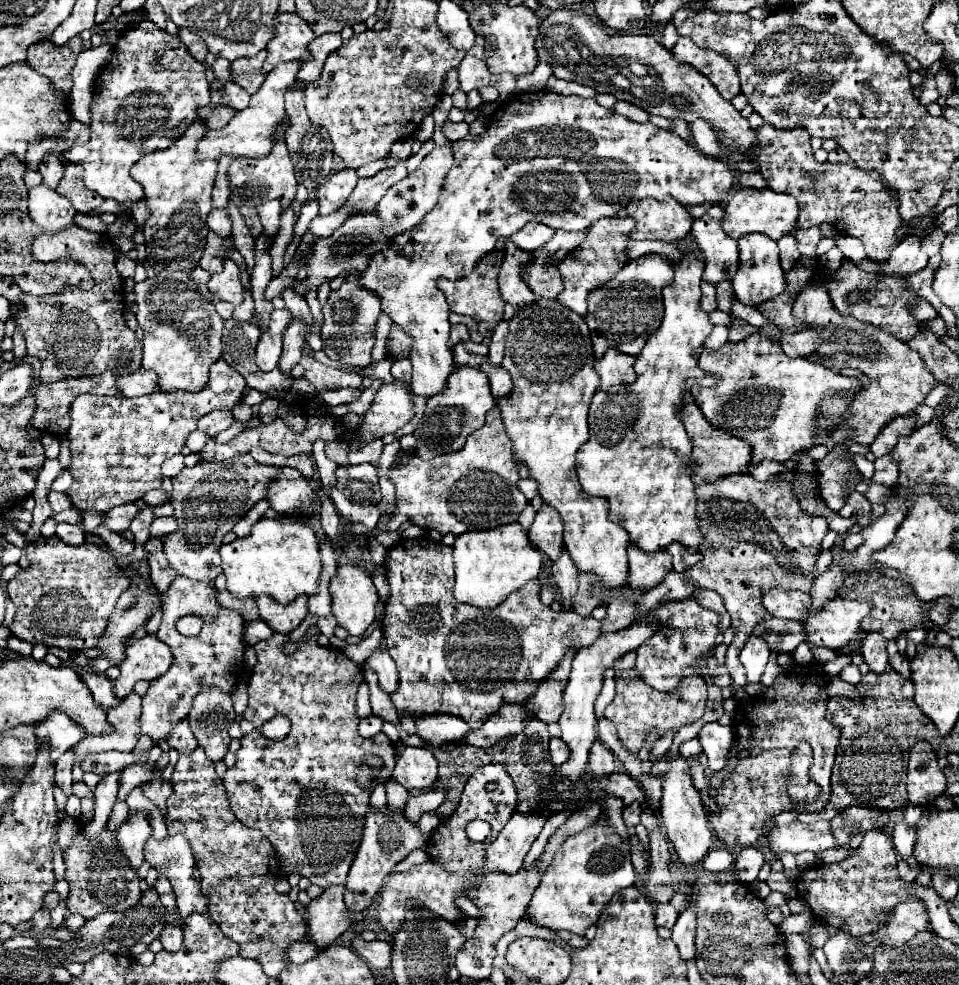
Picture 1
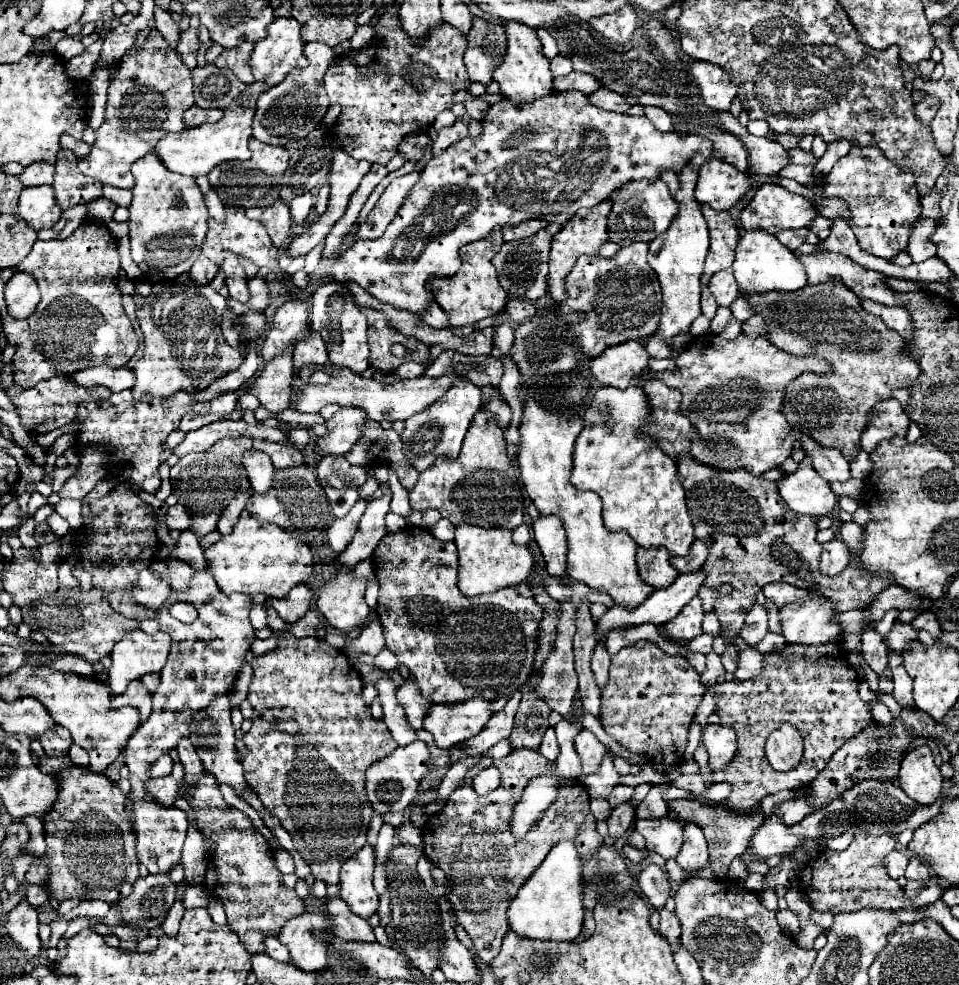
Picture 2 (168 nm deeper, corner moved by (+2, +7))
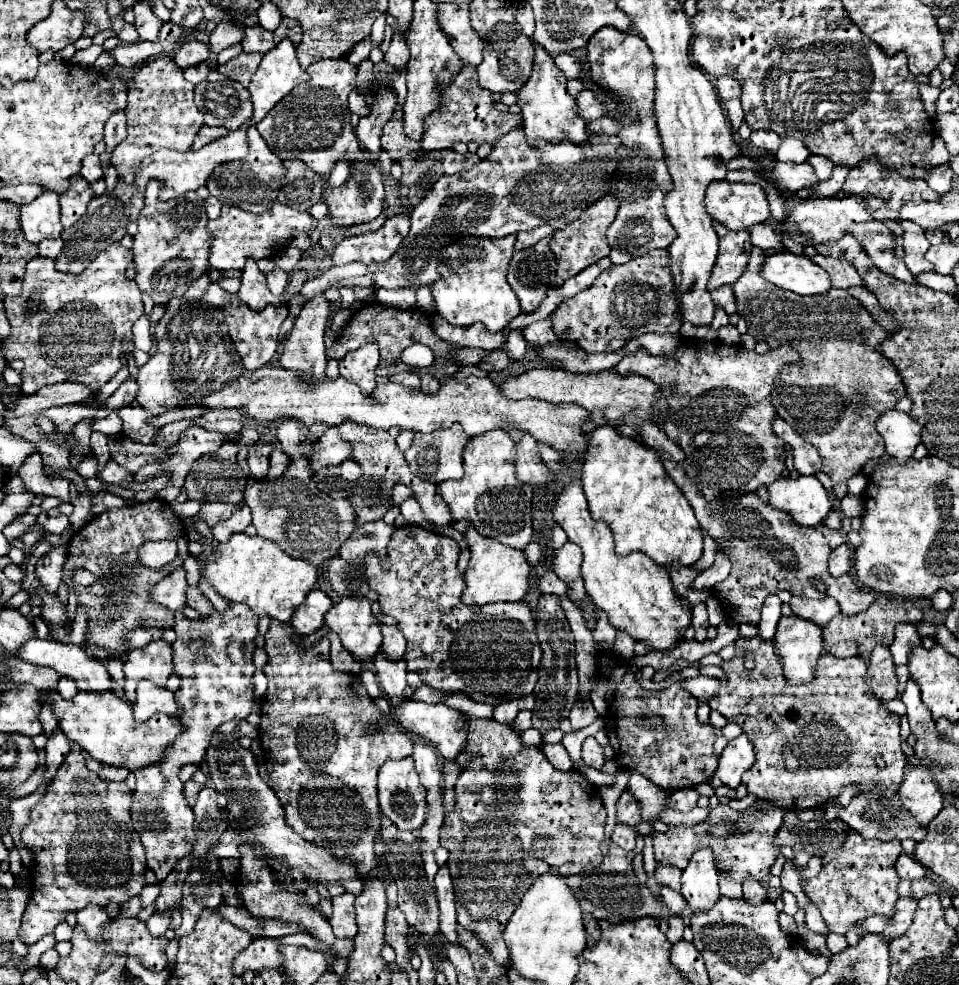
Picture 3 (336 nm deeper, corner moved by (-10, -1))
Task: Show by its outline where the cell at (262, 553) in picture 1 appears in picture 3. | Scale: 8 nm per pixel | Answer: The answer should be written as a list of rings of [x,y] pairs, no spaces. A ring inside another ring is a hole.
[[[231,534],[229,542],[219,544],[211,550],[201,576],[213,586],[219,596],[227,598],[229,602],[247,604],[257,616],[269,616],[279,622],[289,622],[295,608],[315,586],[317,568],[307,560],[291,558],[271,540],[247,534]]]

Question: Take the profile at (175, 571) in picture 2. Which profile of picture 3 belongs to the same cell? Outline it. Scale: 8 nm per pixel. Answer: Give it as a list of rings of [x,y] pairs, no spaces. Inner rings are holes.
[[[189,588],[189,590],[187,590],[187,604],[201,614],[199,618],[207,618],[207,616],[211,616],[211,612],[213,612],[213,604],[201,594],[199,588]]]

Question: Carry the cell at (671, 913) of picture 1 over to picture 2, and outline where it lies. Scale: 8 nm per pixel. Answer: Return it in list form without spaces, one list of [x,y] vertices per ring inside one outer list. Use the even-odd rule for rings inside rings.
[[[661,908],[659,914],[661,914],[659,934],[661,934],[663,938],[667,938],[669,944],[671,944],[671,948],[675,950],[675,944],[679,944],[679,936],[681,936],[679,920],[677,920],[677,916],[675,916],[671,910],[667,910],[667,908]]]

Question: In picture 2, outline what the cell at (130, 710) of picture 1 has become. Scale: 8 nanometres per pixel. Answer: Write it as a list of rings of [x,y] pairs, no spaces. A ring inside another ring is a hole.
[[[135,680],[129,684],[129,688],[123,694],[111,698],[111,706],[113,708],[135,706],[139,710],[139,718],[143,724],[143,722],[147,722],[147,718],[151,714],[151,694],[147,692],[147,688],[139,680]]]

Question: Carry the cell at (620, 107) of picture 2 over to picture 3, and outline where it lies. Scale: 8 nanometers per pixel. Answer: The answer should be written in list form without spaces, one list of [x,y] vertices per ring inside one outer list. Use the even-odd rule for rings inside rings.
[[[591,90],[579,92],[579,96],[575,98],[575,102],[577,102],[577,112],[579,112],[579,116],[585,122],[597,120],[597,118],[601,118],[601,116],[607,114],[607,106],[601,104],[601,102],[597,102],[597,98],[595,98],[595,94]]]

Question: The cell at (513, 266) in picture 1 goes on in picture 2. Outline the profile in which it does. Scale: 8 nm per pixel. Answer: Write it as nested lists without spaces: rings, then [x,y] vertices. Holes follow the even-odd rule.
[[[511,296],[507,300],[505,312],[513,324],[521,324],[521,320],[529,320],[535,314],[535,304],[531,300],[519,300],[519,298]]]

